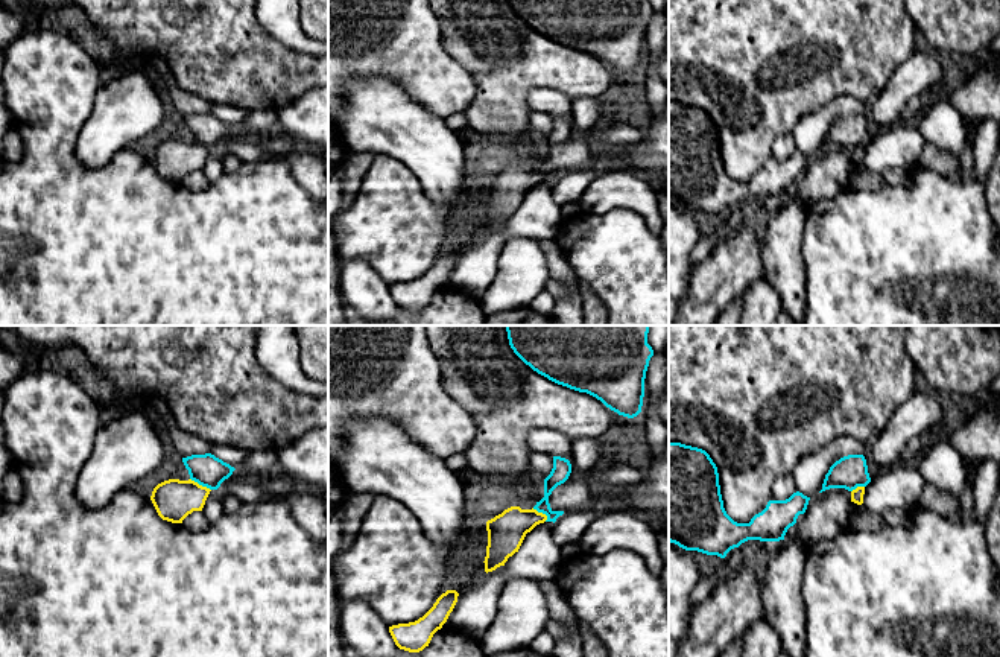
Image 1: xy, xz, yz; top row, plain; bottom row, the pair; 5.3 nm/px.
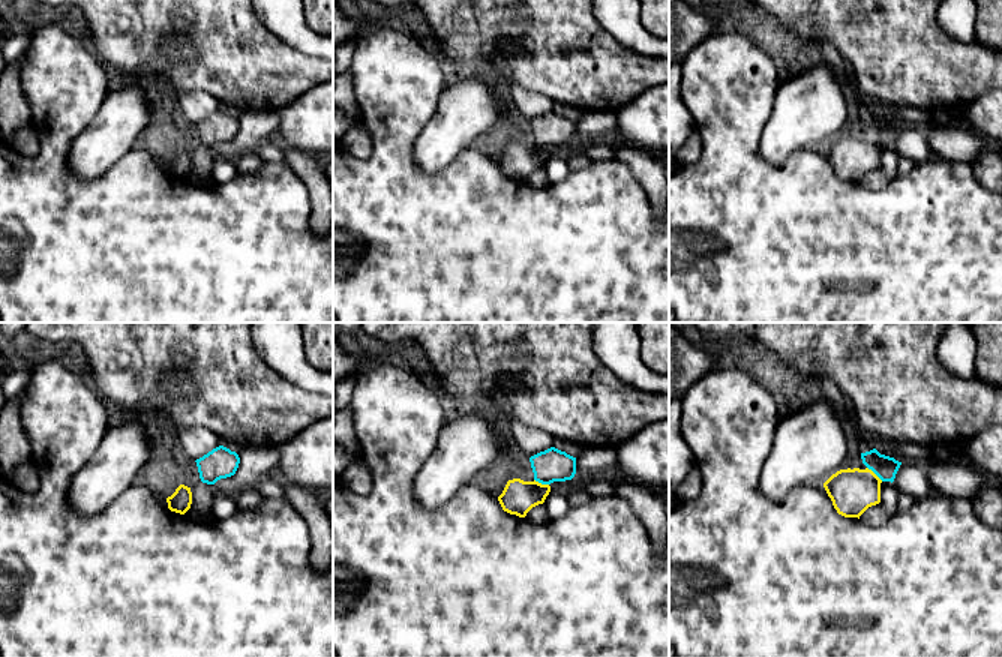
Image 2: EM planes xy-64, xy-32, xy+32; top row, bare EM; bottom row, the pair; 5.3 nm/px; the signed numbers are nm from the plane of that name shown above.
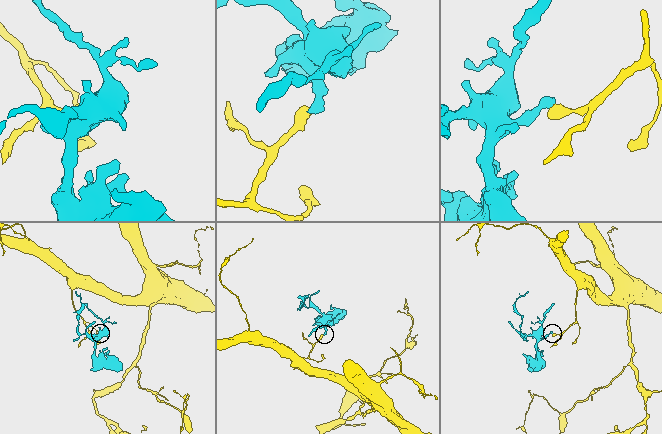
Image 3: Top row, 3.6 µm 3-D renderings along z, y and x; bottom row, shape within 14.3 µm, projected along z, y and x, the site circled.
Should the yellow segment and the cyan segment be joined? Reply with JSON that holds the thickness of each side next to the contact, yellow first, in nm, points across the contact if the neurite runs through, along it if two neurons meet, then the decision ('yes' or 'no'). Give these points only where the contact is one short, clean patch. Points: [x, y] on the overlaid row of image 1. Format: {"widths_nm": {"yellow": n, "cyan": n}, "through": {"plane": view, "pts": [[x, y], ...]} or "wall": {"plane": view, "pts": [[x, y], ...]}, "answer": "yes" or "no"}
{"widths_nm": {"yellow": 220, "cyan": 170}, "wall": {"plane": "xy", "pts": [[190, 478], [210, 490]]}, "answer": "no"}

